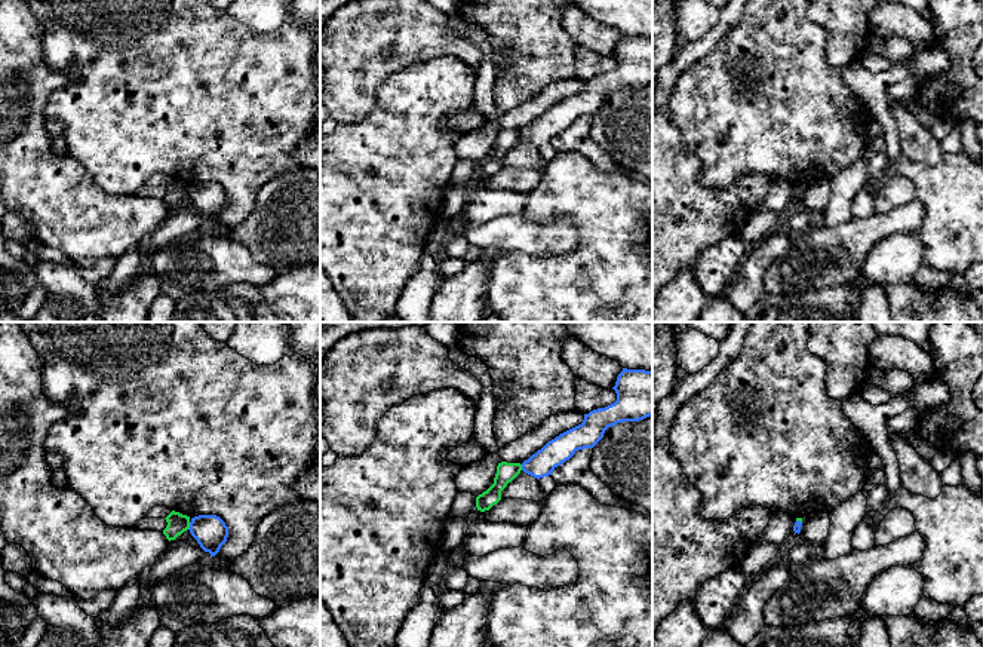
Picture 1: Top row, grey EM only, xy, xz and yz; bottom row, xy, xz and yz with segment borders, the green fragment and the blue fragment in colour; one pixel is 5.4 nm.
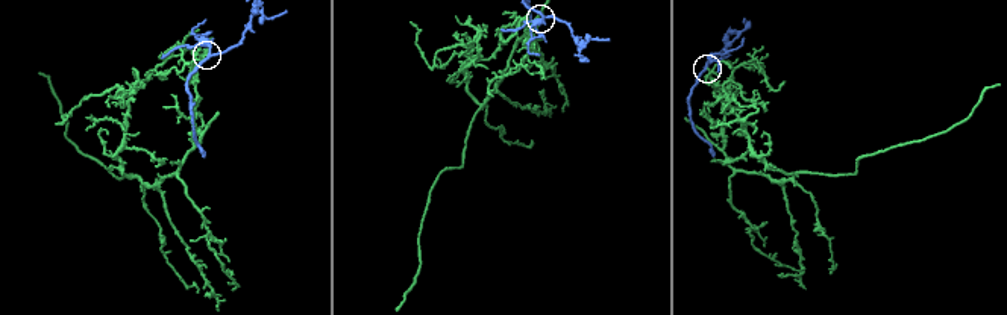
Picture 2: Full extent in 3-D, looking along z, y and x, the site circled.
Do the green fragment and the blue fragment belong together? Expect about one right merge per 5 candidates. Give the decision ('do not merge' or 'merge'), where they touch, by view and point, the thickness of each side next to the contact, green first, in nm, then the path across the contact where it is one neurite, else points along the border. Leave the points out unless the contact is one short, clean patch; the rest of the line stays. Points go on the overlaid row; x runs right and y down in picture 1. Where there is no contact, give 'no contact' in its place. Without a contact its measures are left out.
do not merge; contact xy (189, 526); calibres 110 and 180 nm; border xy (190, 523), (187, 529)

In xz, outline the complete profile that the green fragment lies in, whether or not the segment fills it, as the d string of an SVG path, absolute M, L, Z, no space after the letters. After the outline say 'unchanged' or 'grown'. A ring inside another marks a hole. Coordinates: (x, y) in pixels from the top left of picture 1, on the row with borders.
M498 463L494 484L476 497L477 510L485 512L497 505L501 500L501 491L520 473L520 470L520 463Z | unchanged

